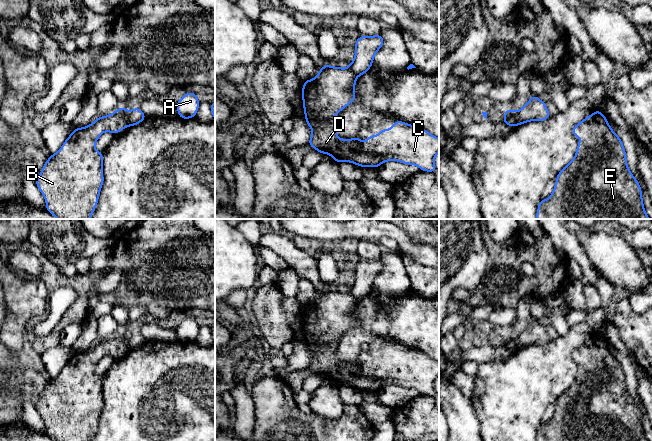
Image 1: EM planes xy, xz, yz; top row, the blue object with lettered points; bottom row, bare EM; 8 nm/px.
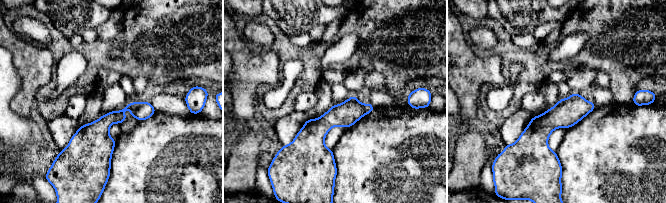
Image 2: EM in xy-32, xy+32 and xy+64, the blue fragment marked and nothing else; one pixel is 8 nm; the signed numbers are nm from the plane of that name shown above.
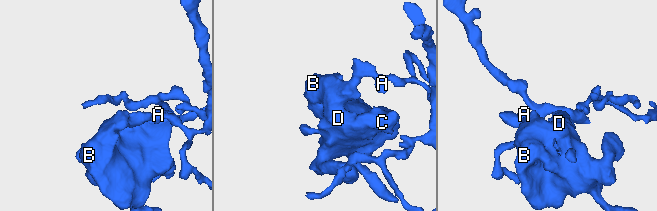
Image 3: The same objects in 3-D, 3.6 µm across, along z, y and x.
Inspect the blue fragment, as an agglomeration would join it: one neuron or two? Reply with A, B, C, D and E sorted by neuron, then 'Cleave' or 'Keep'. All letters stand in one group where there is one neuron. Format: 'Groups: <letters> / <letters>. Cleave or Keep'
Groups: A / B C D E. Cleave

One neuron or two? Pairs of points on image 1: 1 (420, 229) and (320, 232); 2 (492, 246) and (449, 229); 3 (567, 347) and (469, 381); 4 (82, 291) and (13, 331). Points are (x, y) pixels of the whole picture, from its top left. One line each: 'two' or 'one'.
1: two
2: two
3: two
4: two

